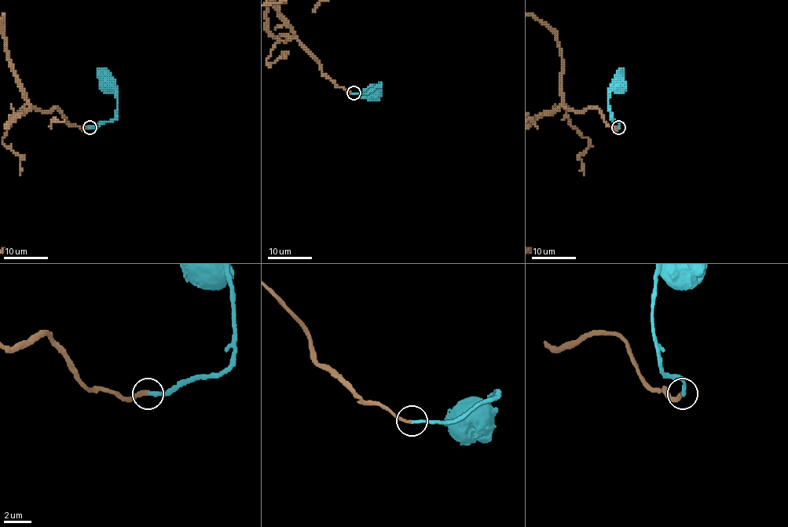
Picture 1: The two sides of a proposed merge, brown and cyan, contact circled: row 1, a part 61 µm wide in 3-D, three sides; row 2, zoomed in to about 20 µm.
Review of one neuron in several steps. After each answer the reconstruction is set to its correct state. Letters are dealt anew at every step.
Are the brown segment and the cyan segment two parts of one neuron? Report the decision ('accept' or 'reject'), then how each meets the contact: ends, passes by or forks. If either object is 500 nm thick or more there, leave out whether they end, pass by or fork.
accept; brown ends; cyan ends

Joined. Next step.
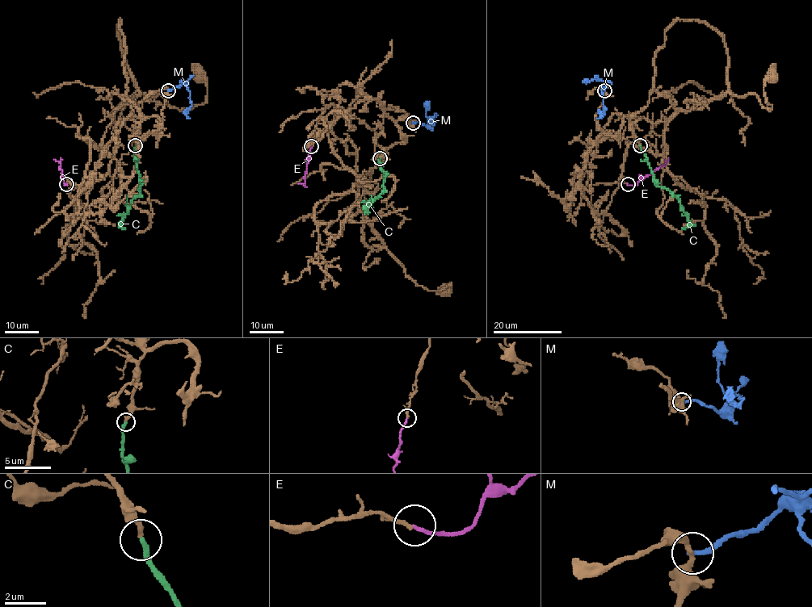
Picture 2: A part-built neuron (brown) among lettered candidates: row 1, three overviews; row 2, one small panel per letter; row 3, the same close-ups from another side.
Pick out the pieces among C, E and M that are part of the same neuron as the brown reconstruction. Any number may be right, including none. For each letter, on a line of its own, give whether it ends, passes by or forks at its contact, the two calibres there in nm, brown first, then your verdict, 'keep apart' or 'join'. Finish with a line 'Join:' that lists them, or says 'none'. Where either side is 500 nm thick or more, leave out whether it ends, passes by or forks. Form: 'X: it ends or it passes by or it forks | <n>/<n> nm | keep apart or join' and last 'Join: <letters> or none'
C: it ends | 240/280 nm | join
E: it ends | 150/160 nm | join
M: it ends | 260/240 nm | keep apart
Join: C, E

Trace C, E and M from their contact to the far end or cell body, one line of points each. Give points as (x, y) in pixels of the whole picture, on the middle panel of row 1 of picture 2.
C: (379, 158), (378, 164), (384, 173), (384, 190), (366, 207), (369, 200)
E: (311, 146), (304, 184), (299, 182)
M: (413, 123), (427, 126), (431, 120), (435, 121), (431, 121), (435, 115)

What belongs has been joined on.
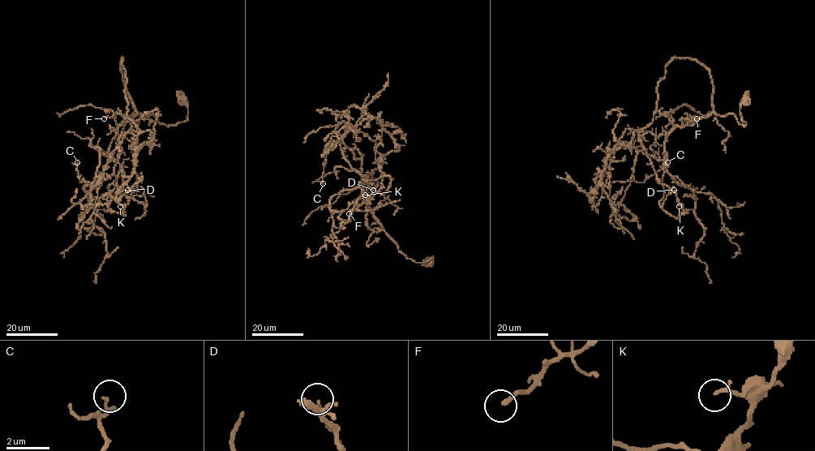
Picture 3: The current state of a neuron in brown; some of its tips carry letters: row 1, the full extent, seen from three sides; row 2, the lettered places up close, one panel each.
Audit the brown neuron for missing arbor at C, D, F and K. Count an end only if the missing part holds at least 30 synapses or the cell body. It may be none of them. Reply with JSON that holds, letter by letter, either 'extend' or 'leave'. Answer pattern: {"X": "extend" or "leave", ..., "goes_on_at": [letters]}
{"C": "leave", "D": "leave", "F": "extend", "K": "leave", "goes_on_at": ["F"]}

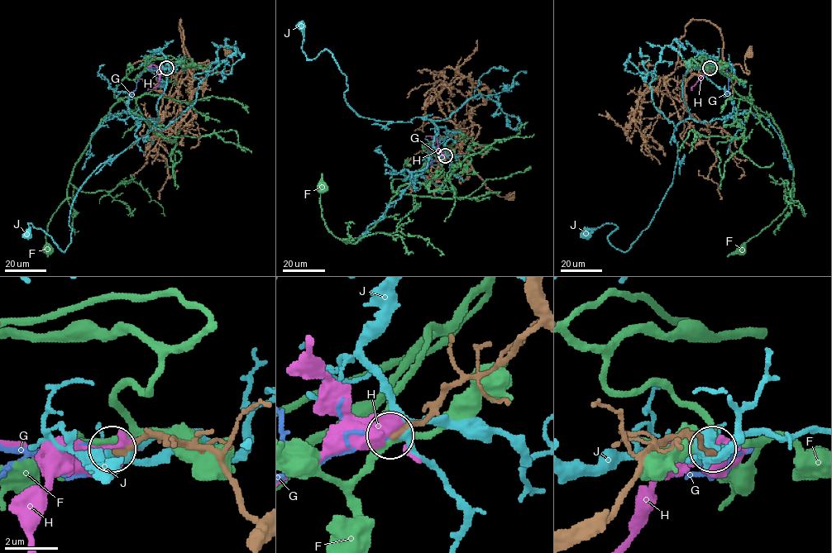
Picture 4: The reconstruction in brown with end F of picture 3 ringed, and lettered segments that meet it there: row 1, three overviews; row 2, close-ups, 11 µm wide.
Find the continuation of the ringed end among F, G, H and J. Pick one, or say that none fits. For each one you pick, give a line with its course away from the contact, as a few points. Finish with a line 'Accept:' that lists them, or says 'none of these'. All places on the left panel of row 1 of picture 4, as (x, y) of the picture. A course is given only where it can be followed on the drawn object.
G: it runs (165, 67), (146, 67), (136, 82), (135, 90), (128, 94)
Accept: G

